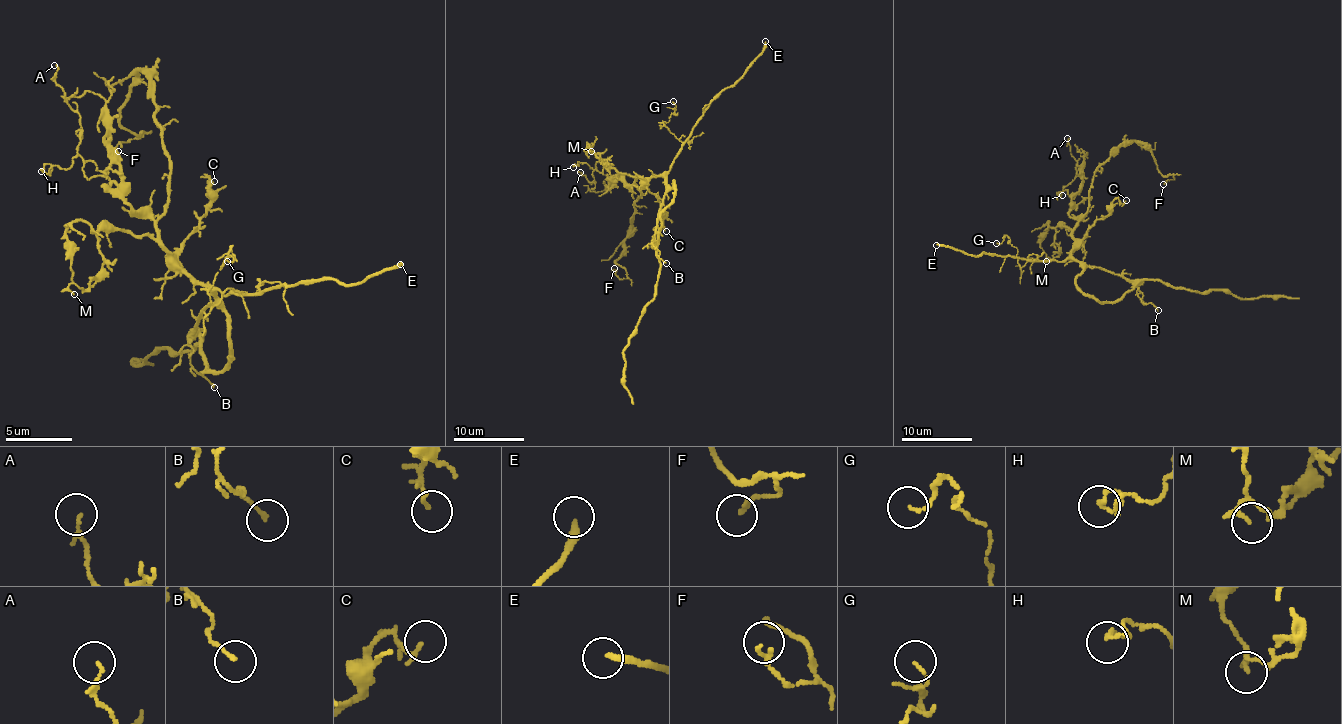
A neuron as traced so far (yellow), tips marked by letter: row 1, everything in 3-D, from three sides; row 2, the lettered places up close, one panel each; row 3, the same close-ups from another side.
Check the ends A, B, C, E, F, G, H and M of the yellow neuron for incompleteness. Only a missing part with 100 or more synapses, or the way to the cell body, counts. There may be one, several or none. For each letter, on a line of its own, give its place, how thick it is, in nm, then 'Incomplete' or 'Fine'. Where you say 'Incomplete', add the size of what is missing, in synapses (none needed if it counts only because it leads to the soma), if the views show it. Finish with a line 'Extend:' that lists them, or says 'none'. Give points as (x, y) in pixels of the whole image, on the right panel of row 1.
A: Place: (1067, 138). Thickness 140 nm. Fine
B: Place: (1158, 310). Thickness 120 nm. Fine
C: Place: (1126, 200). Thickness 140 nm. Fine
E: Place: (936, 245). Thickness 260 nm. Fine
F: Place: (1163, 184). Thickness 130 nm. Fine
G: Place: (996, 243). Thickness 100 nm. Fine
H: Place: (1062, 195). Thickness 180 nm. Fine
M: Place: (1046, 261). Thickness 130 nm. Fine
Extend: none

